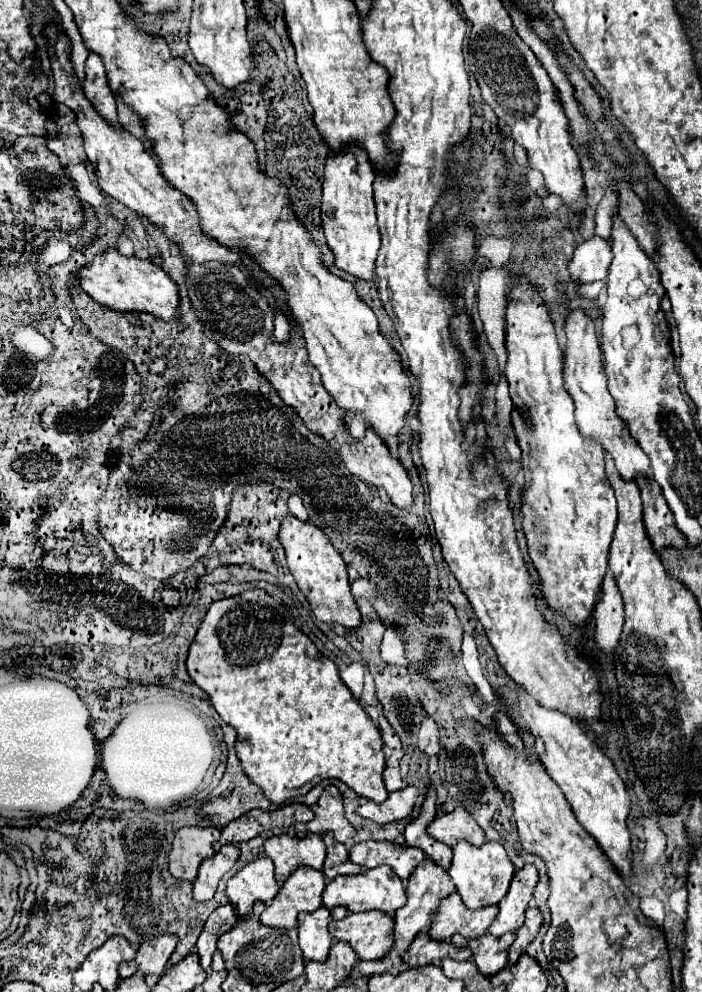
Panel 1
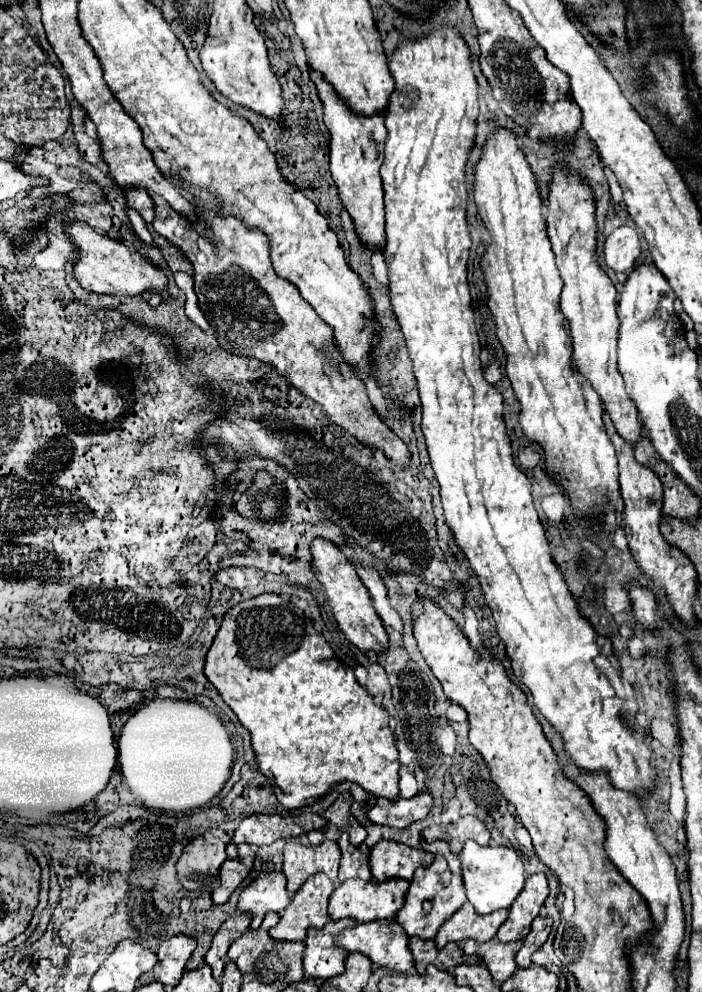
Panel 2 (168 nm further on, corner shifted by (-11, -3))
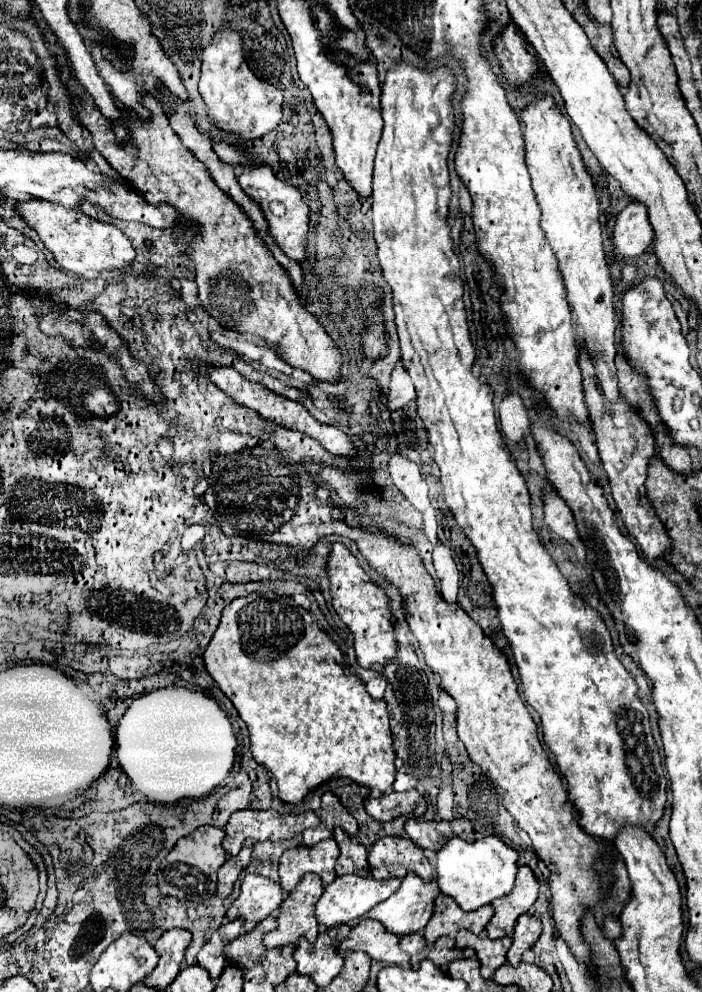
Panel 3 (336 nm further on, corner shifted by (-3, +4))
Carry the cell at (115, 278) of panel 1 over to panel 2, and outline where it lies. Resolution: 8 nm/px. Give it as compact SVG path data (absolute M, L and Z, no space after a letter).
M72 222L64 226L64 234L76 244L78 258L74 264L74 278L78 284L90 292L108 296L136 296L150 294L152 290L166 292L166 276L148 258L142 258L138 250L124 246L120 240L112 240L94 232L84 222Z

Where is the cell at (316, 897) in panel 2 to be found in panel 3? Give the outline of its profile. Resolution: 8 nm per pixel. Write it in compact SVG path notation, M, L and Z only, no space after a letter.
M306 873L294 891L282 901L278 909L278 927L264 935L266 947L282 947L296 943L298 937L306 935L314 941L318 935L318 921L314 917L314 905L320 899L324 887L316 873Z

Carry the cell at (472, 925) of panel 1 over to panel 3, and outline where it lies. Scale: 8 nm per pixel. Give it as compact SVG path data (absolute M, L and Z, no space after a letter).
M438 895L434 903L434 915L426 925L424 939L428 945L432 945L438 937L450 935L454 937L460 929L468 929L474 935L480 935L488 921L492 919L492 905L484 905L484 909L476 909L476 913L464 913L460 905L452 901L448 895Z

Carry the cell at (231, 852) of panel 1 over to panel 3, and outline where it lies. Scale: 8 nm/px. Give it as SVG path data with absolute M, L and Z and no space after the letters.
M246 841L240 849L240 853L236 857L230 857L220 873L218 873L218 883L216 883L216 895L218 897L228 897L232 893L232 887L234 887L234 881L238 879L240 871L246 869L246 865L250 863L250 855L252 855L252 843Z

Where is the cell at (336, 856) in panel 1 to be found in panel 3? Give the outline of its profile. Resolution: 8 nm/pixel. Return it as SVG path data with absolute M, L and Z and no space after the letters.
M340 827L334 829L334 839L340 845L340 857L338 857L338 869L348 867L350 873L368 875L368 863L366 863L366 849L360 843L354 843Z

